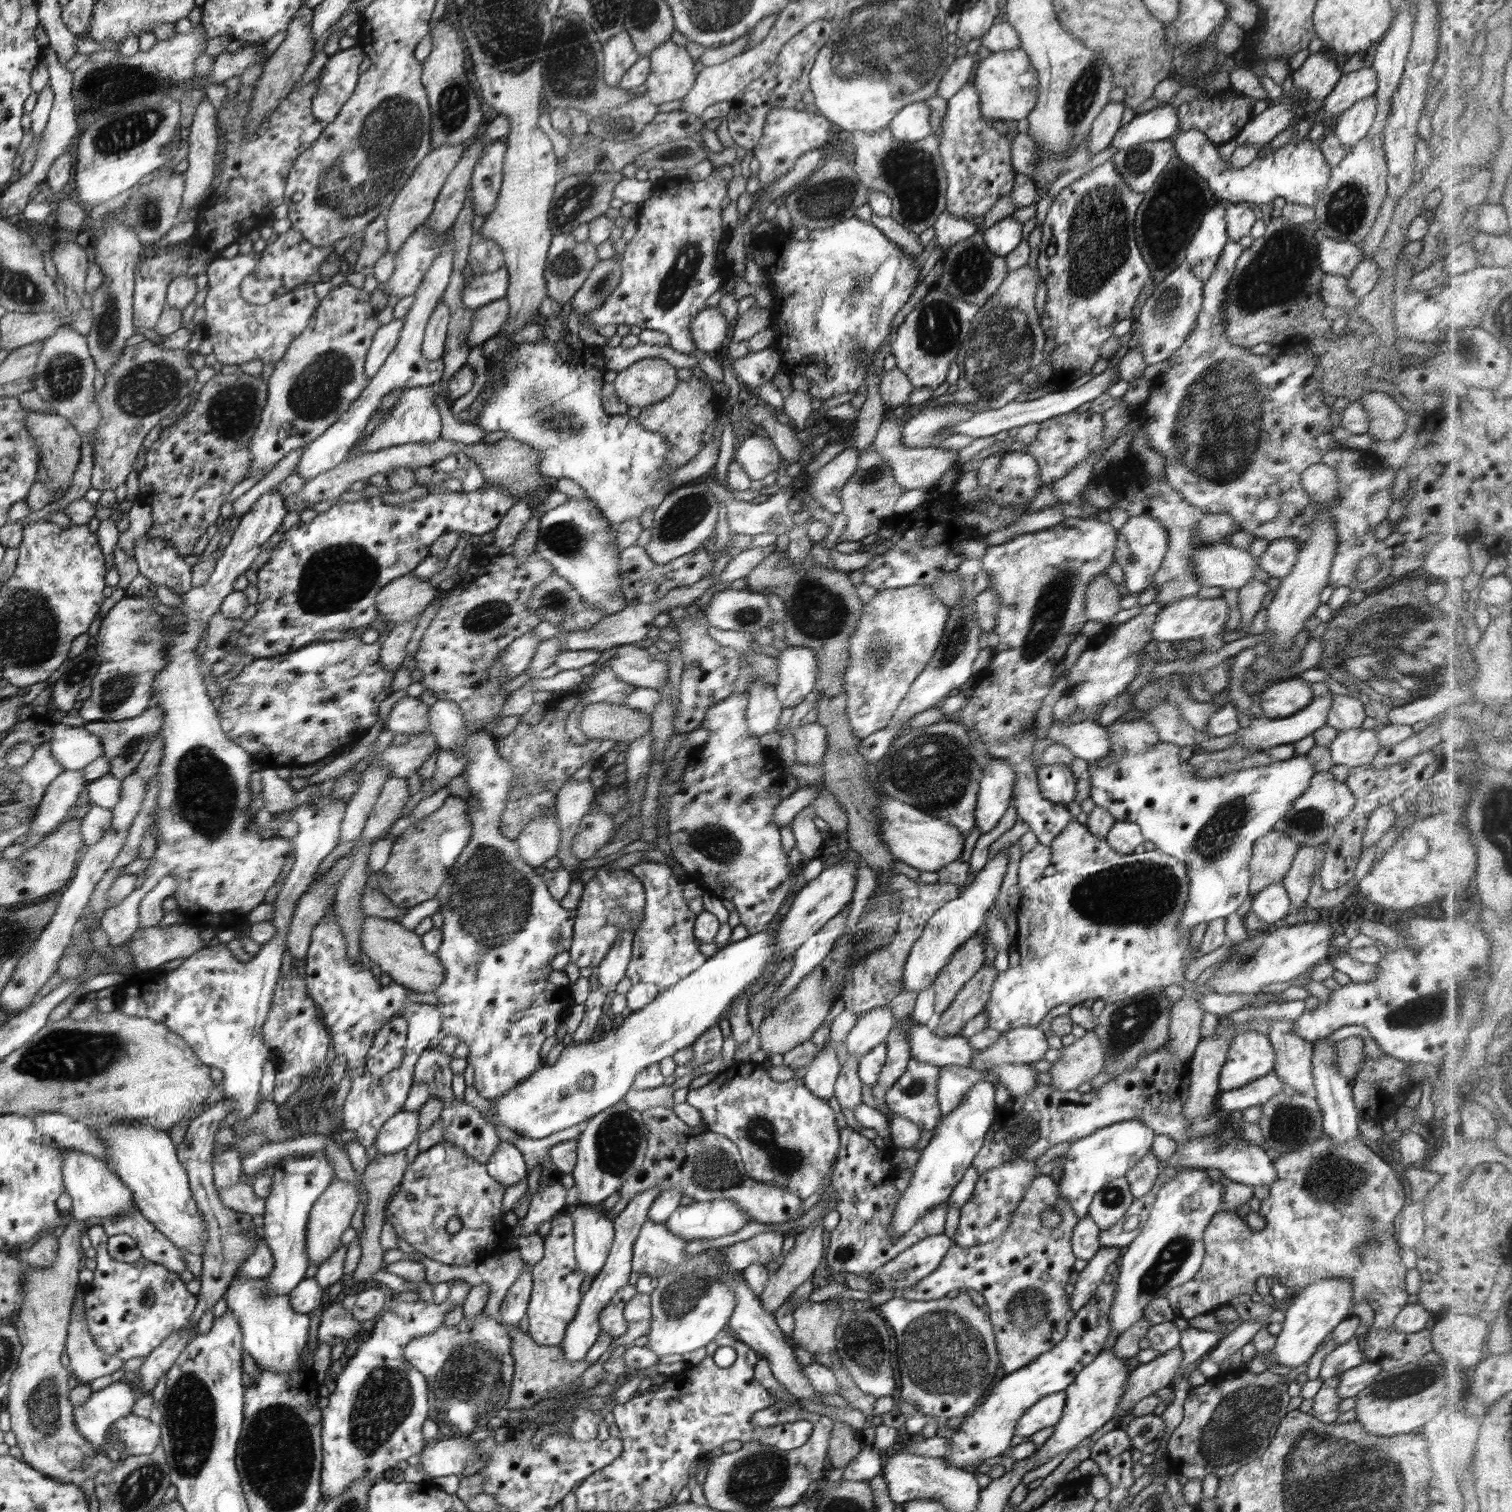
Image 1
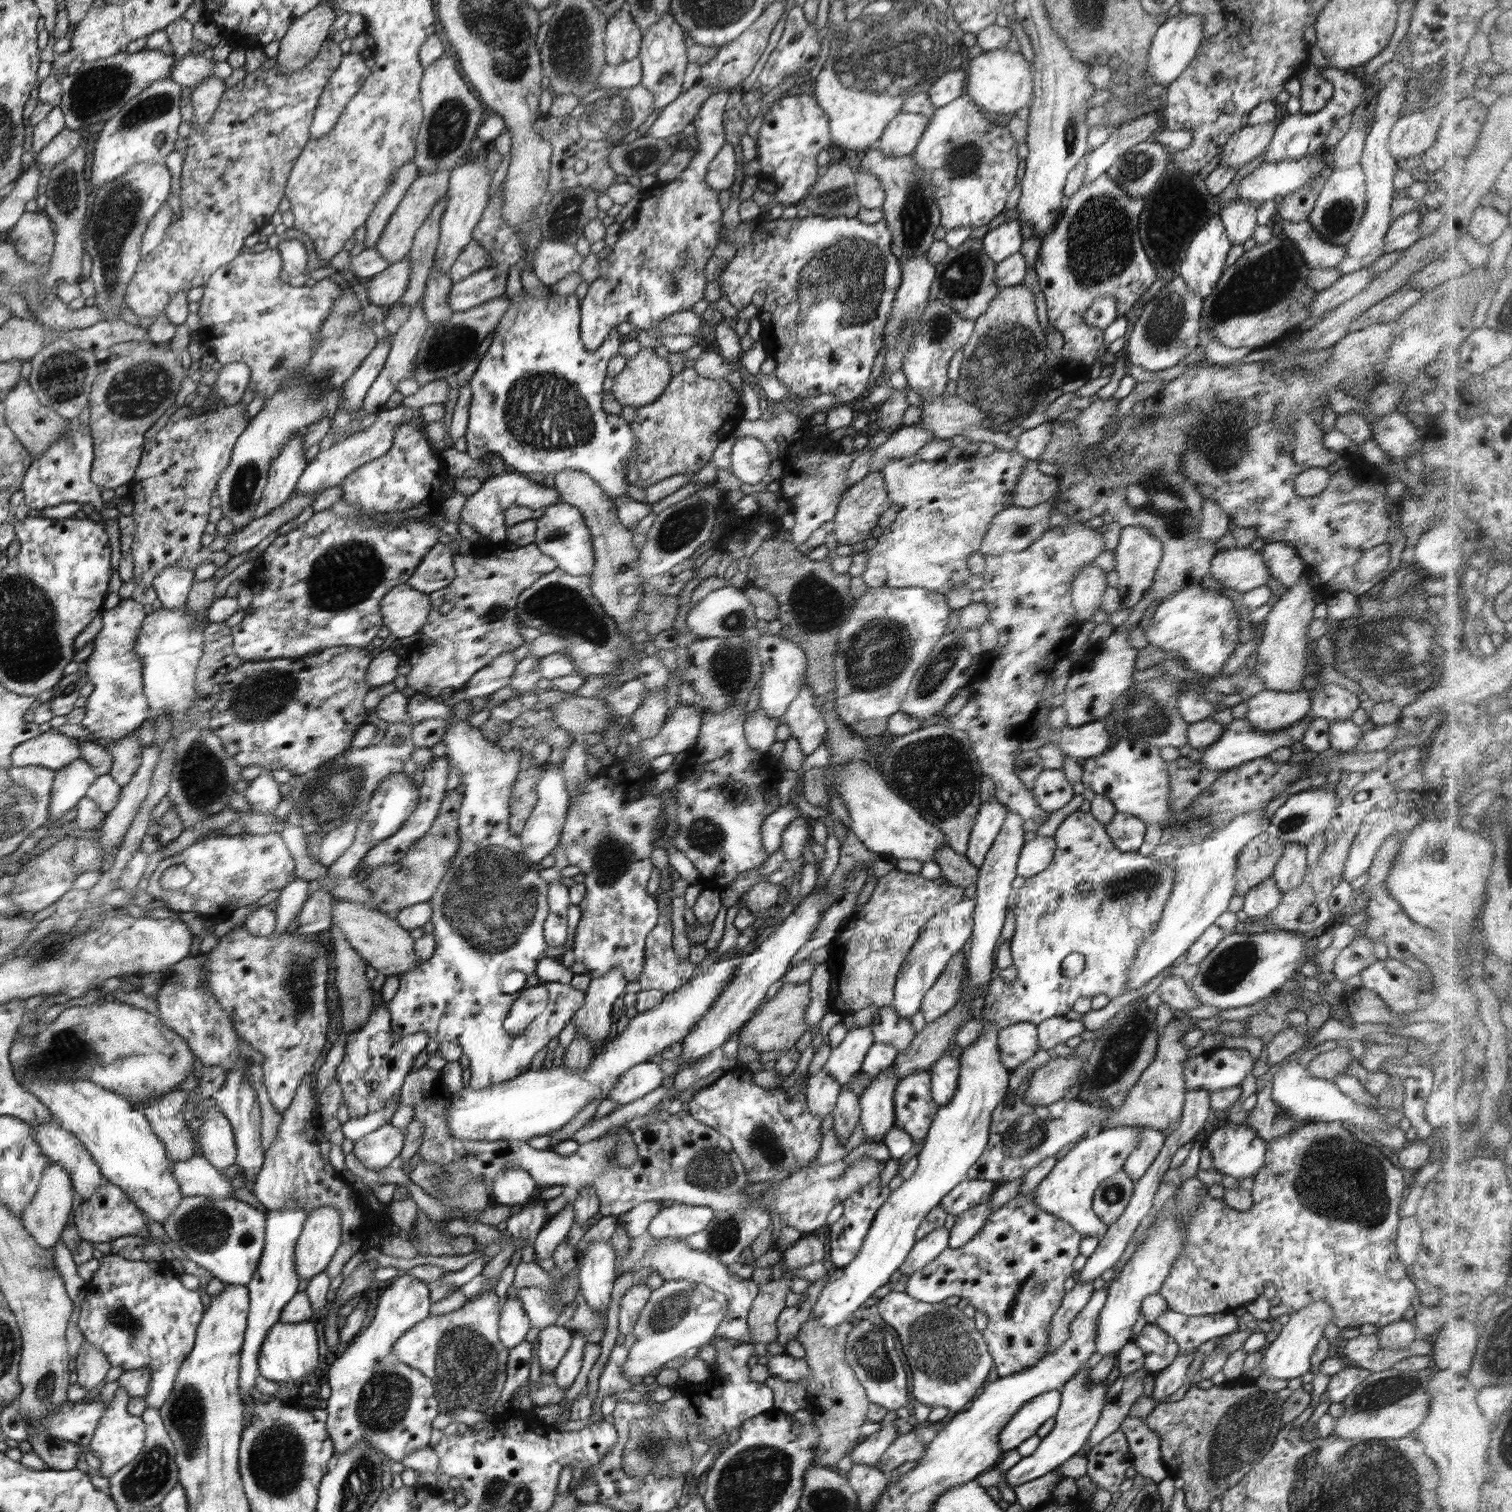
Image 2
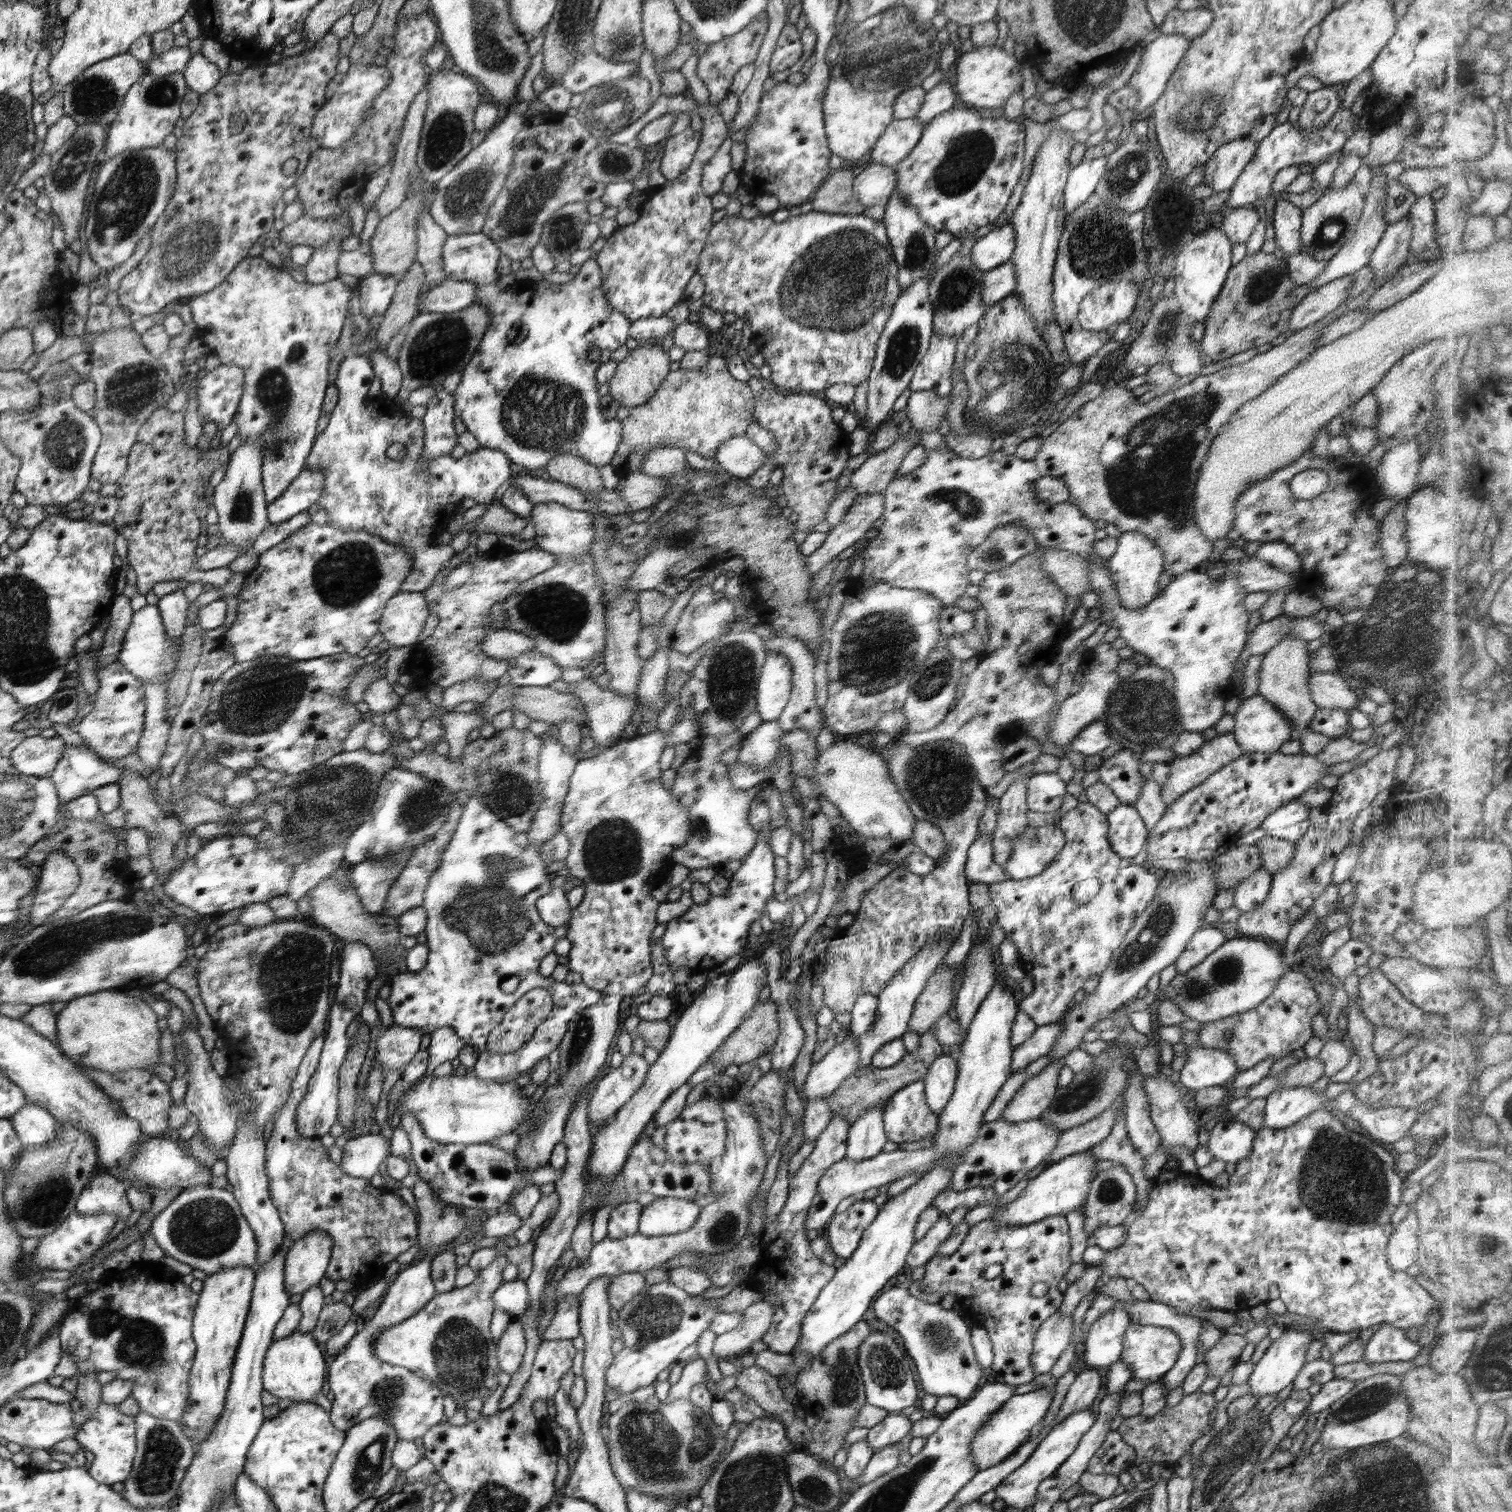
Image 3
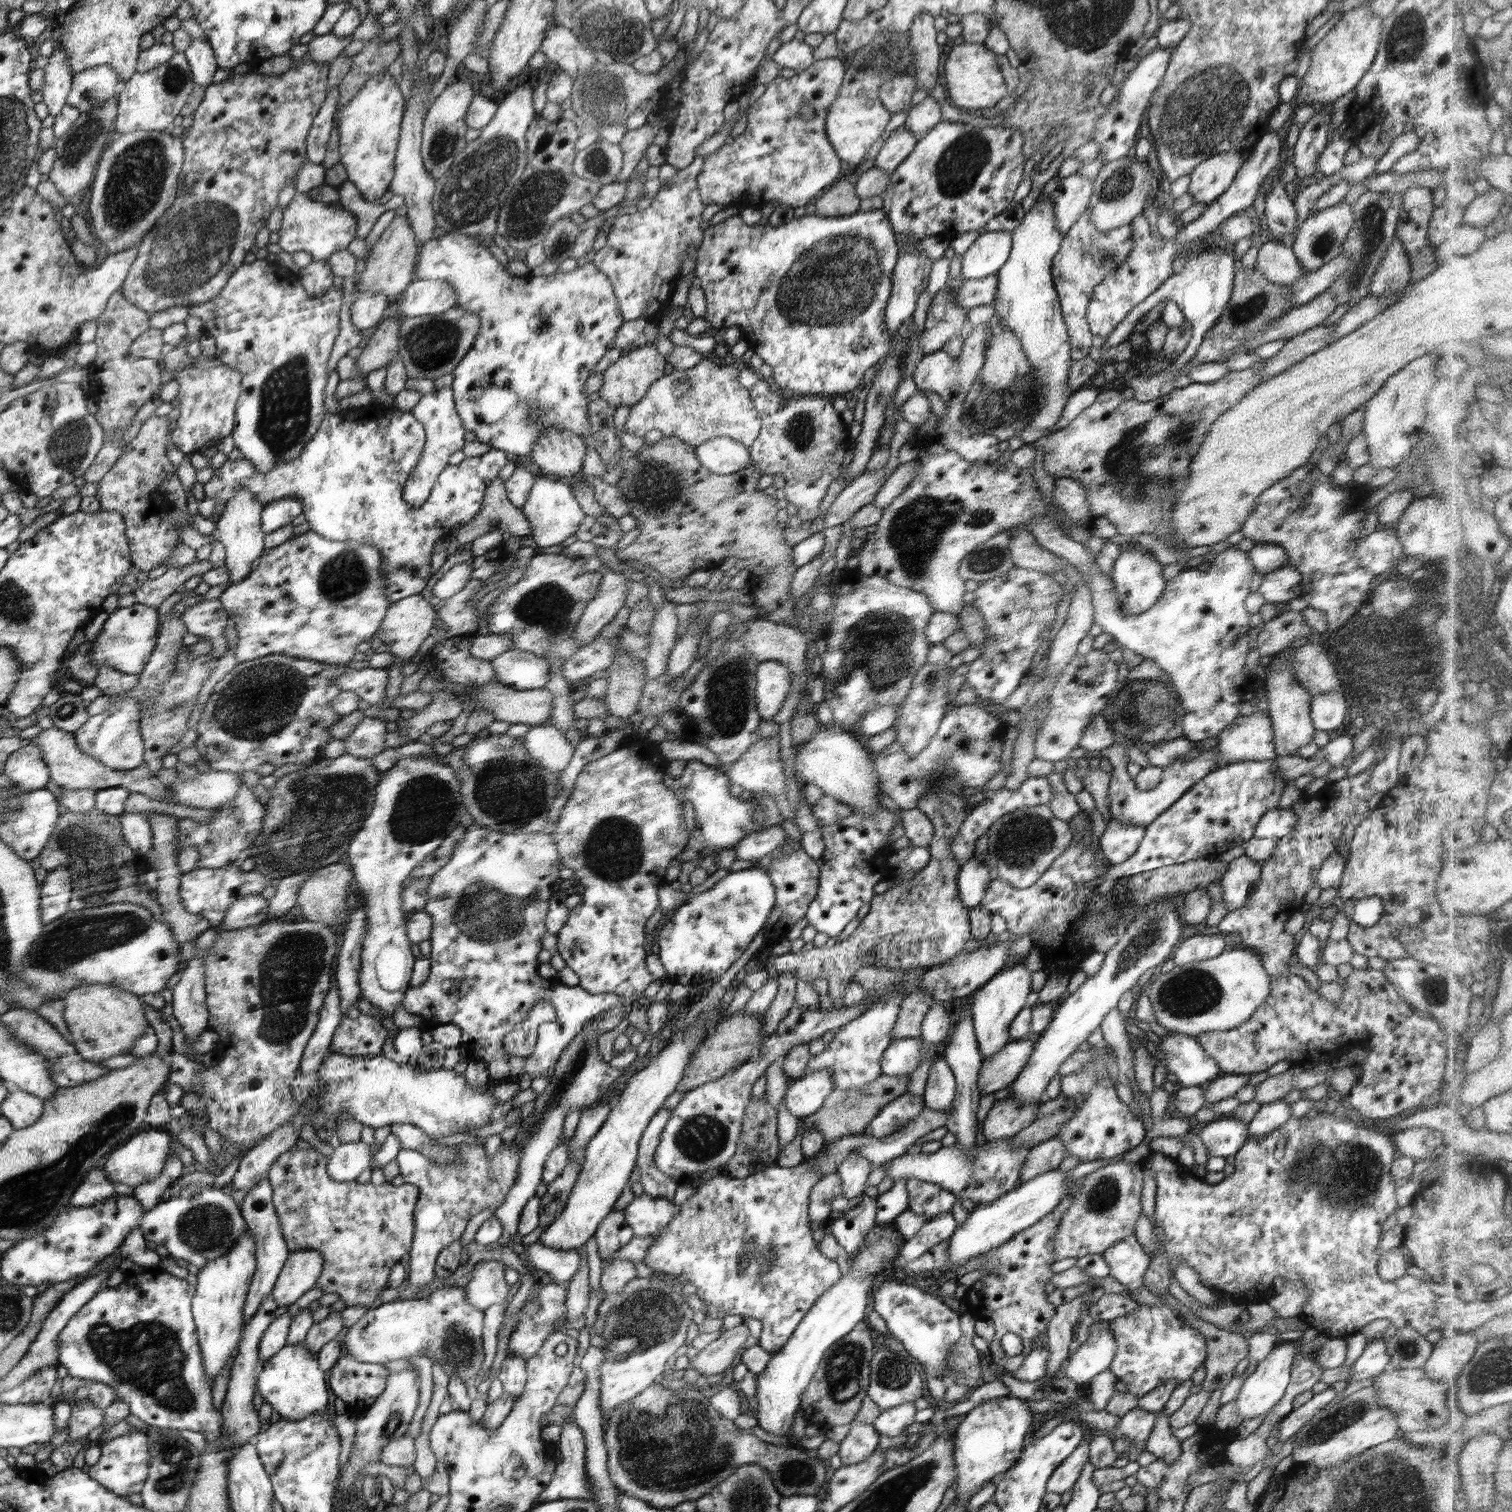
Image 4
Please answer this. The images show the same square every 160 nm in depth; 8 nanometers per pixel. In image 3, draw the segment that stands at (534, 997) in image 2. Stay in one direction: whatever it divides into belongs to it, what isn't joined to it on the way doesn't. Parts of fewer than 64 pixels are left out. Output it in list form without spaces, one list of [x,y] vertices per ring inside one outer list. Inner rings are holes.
[[[533,988],[516,1001],[502,1017],[502,1022],[489,1035],[488,1052],[514,1054],[524,1049],[539,1035],[542,1025],[551,1016],[553,998],[550,991]]]

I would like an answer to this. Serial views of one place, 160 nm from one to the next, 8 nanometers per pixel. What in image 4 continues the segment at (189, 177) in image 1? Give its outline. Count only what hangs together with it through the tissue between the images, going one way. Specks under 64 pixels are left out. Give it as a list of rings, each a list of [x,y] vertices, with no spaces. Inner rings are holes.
[[[192,39],[184,52],[192,71],[195,85],[206,88],[212,84],[212,77],[219,69],[215,60],[214,50],[208,41]]]

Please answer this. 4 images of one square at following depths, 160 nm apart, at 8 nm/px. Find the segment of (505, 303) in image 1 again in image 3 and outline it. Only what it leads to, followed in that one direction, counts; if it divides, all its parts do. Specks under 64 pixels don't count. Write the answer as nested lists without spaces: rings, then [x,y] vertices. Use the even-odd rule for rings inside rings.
[[[476,303],[449,313],[418,312],[408,324],[404,344],[399,350],[397,363],[403,381],[395,398],[405,400],[416,389],[434,387],[442,383],[448,374],[463,371],[479,349],[480,341],[489,330],[492,320],[493,314]]]

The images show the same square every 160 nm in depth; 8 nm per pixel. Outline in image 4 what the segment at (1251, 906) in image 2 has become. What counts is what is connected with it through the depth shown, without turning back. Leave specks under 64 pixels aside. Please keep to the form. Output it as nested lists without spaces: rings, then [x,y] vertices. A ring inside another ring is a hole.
[[[1245,854],[1229,862],[1220,880],[1224,891],[1223,900],[1229,911],[1242,908],[1261,877],[1261,863]]]

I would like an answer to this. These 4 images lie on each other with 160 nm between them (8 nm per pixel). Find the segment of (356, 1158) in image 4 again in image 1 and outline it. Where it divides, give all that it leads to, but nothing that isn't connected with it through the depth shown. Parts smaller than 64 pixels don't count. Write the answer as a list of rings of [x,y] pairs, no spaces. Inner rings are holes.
[[[403,1109],[384,1123],[375,1140],[378,1154],[394,1154],[405,1150],[419,1137],[419,1112]]]

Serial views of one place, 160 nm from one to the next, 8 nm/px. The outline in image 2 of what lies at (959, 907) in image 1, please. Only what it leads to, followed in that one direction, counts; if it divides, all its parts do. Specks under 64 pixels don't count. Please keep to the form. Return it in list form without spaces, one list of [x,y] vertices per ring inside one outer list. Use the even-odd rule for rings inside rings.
[[[964,897],[958,904],[942,909],[924,924],[918,940],[909,950],[896,979],[891,1006],[898,1016],[910,1020],[921,1010],[924,995],[937,982],[953,956],[965,950],[973,933],[973,914],[977,900]]]

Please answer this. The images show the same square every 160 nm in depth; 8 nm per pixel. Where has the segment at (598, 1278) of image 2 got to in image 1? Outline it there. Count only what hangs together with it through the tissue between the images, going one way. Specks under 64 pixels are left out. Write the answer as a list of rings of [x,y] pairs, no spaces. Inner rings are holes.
[[[578,1204],[567,1209],[575,1221],[575,1256],[587,1281],[592,1281],[606,1262],[615,1230],[601,1207]]]

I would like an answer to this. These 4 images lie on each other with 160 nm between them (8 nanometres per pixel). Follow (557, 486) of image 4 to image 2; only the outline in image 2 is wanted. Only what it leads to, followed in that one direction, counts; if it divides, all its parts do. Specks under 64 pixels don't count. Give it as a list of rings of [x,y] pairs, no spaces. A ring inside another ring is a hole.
[[[556,503],[548,507],[544,514],[537,519],[535,542],[552,560],[556,561],[559,569],[568,575],[582,577],[591,576],[595,568],[594,541],[591,539],[591,529],[586,518],[575,505]]]

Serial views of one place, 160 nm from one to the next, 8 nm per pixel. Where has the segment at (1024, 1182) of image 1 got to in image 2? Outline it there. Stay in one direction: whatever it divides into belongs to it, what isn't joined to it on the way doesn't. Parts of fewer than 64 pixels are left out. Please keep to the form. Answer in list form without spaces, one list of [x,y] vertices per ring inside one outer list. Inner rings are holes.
[[[989,1200],[955,1216],[955,1224],[949,1230],[949,1247],[960,1248],[970,1242],[989,1222],[991,1212]]]

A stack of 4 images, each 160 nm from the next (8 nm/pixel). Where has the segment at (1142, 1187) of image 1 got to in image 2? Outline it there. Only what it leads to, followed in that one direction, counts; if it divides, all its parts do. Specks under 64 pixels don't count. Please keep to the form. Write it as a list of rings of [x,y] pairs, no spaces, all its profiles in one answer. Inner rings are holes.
[[[1141,1127],[1139,1145],[1130,1153],[1123,1167],[1132,1180],[1136,1181],[1142,1178],[1154,1163],[1164,1146],[1165,1134],[1165,1132],[1153,1128]]]

